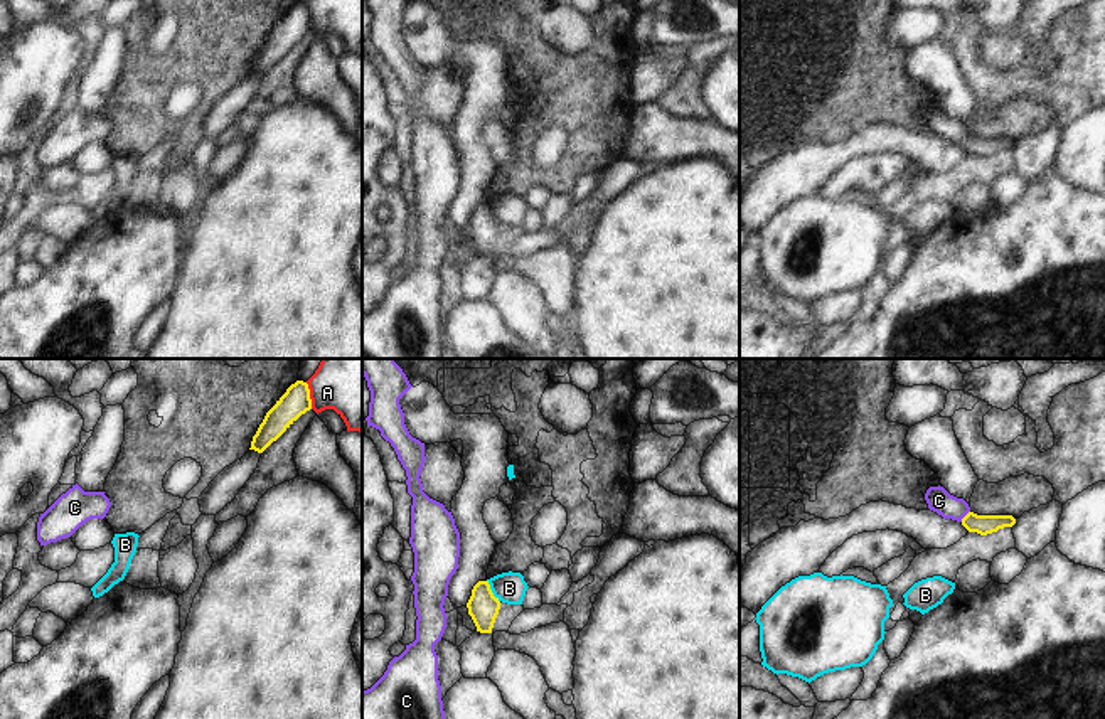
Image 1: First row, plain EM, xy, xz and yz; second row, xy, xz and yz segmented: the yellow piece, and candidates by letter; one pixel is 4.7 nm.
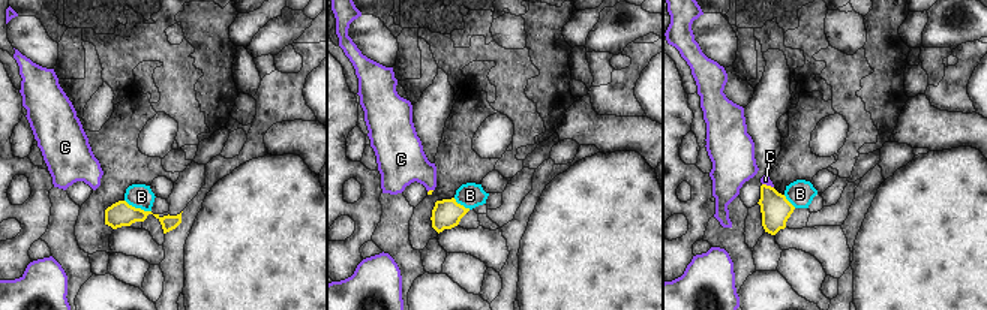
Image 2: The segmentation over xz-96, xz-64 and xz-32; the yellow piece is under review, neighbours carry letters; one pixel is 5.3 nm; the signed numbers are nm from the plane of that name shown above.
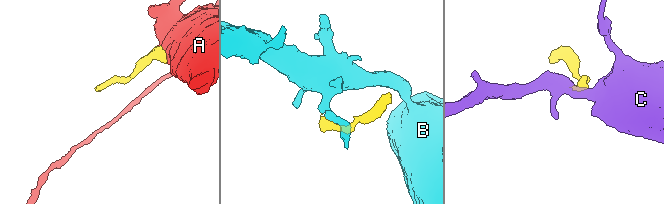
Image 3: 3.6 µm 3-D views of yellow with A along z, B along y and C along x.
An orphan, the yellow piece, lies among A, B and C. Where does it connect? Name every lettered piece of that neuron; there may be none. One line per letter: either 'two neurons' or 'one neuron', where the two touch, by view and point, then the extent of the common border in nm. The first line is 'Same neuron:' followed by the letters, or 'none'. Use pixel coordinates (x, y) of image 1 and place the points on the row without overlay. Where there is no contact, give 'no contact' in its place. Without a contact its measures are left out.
Same neuron: C
A: two neurons; meets yellow in xy at (309, 19); contact 130 nm long
B: two neurons; meets yellow in xz at (491, 214); contact 130 nm long
C: one neuron; meets yellow in yz at (966, 138); contact 70 nm long

